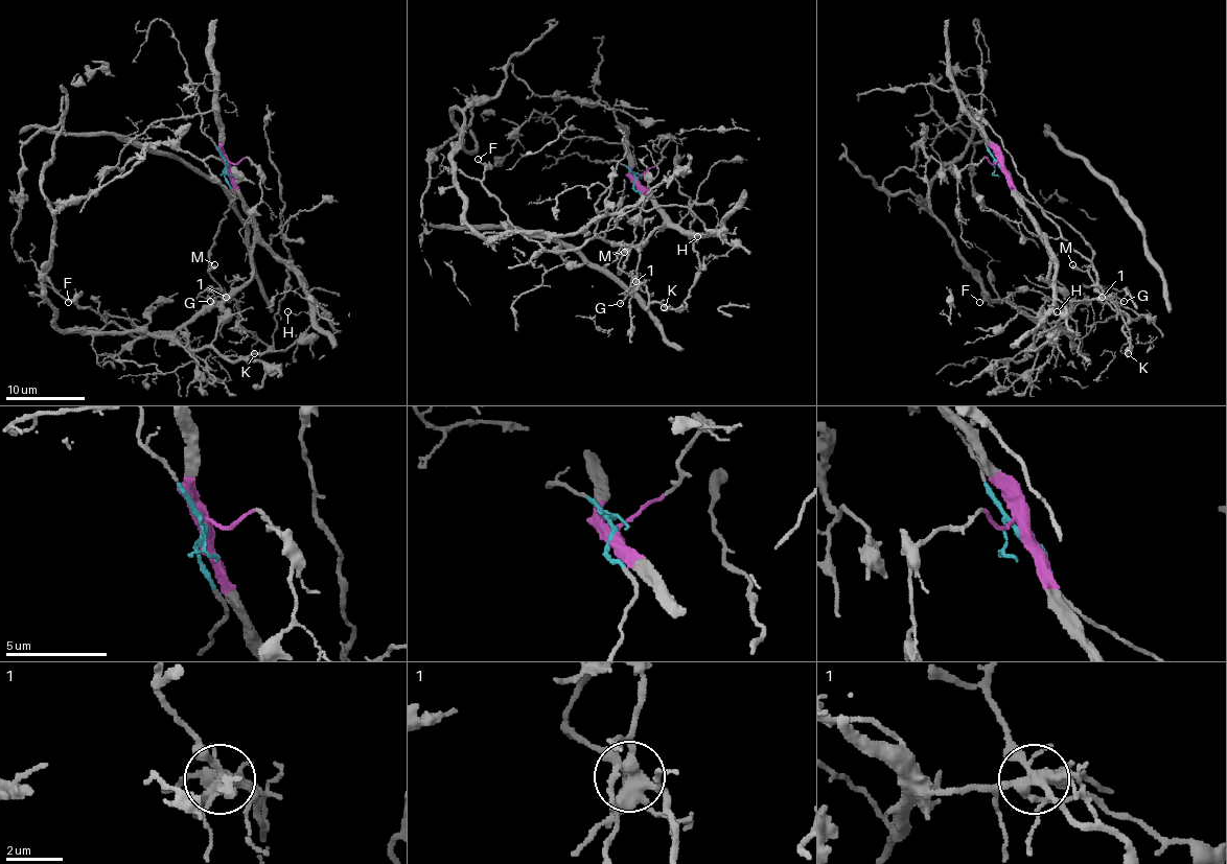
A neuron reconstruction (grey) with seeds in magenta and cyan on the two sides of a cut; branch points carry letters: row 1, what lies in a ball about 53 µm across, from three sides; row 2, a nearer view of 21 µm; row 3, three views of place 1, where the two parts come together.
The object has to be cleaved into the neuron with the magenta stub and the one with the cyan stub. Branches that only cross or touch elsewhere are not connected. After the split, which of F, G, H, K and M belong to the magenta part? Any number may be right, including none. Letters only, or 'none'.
F, G, H

